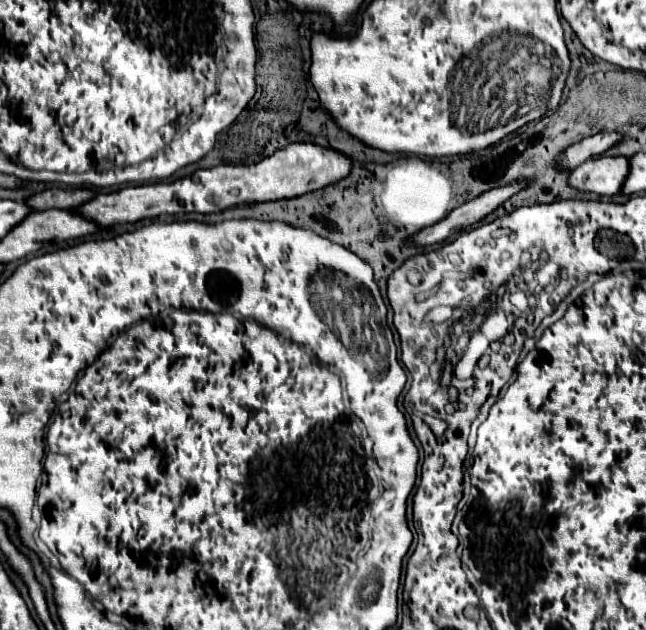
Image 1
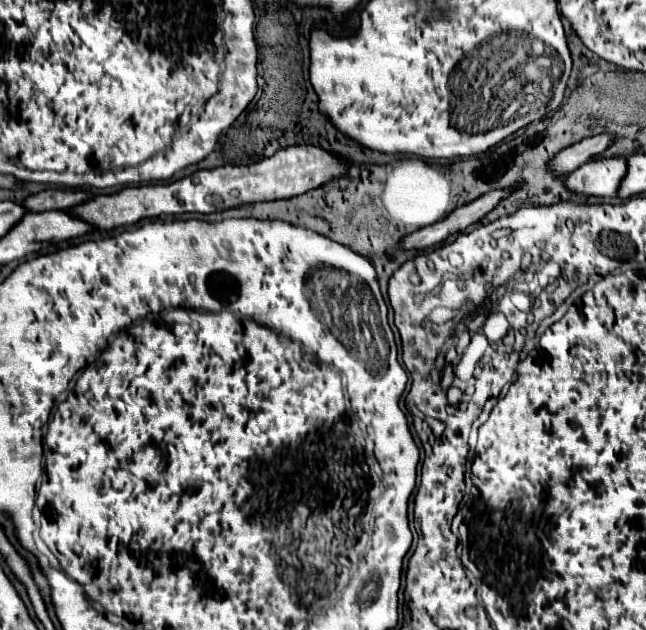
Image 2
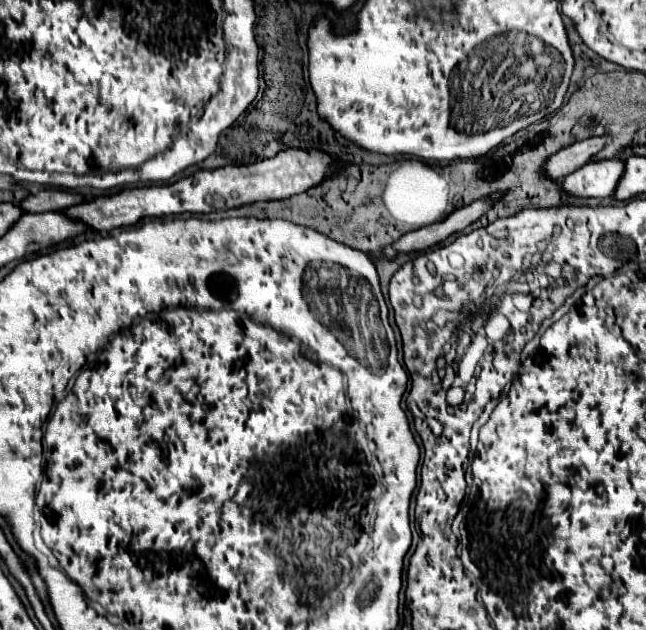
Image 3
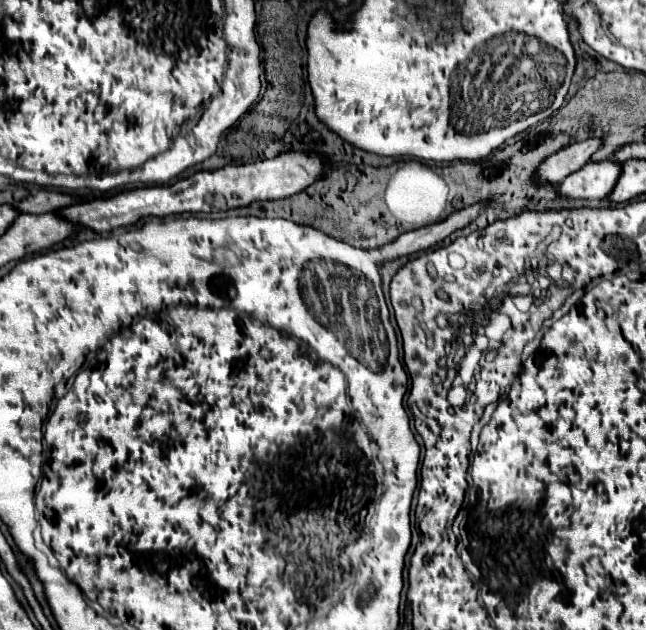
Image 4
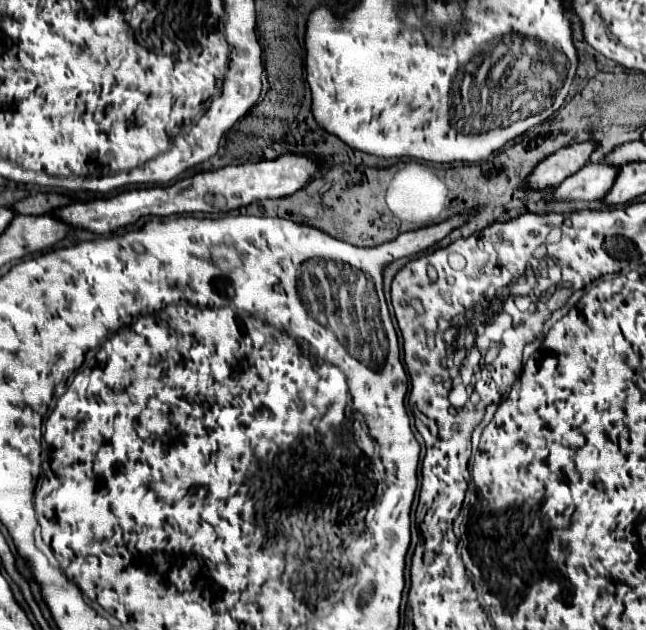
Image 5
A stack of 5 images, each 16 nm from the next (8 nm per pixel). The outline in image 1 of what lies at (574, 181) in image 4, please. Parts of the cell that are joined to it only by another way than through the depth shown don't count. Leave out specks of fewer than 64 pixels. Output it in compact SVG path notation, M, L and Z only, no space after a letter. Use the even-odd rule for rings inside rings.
M598 156L578 166L568 176L568 186L598 196L614 196L620 192L624 178L628 176L626 156Z

